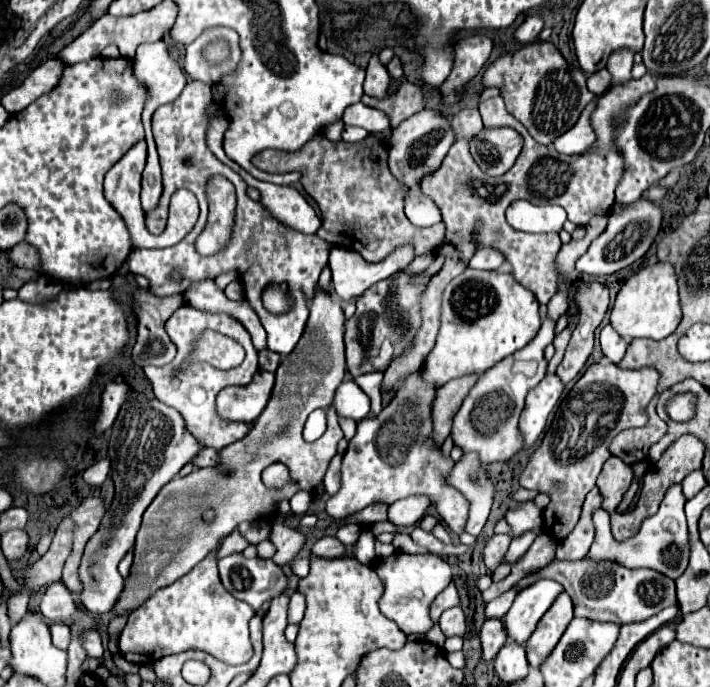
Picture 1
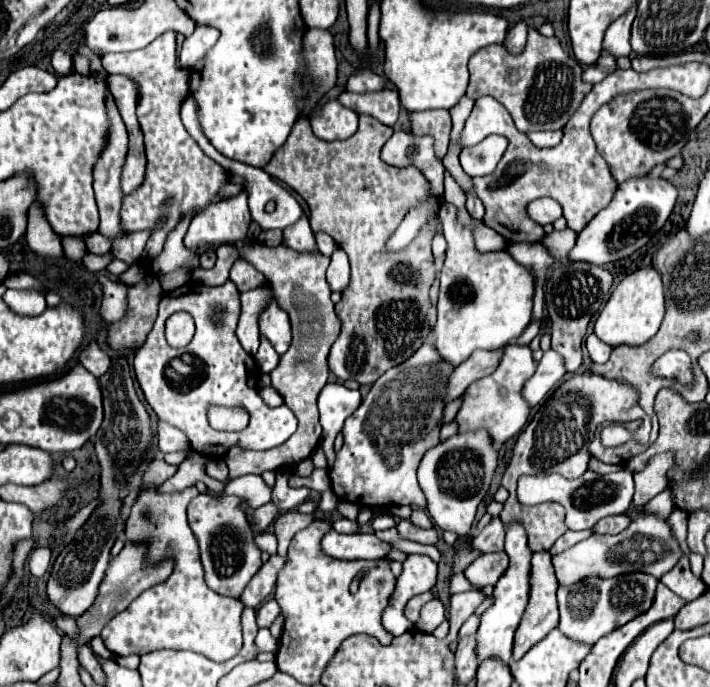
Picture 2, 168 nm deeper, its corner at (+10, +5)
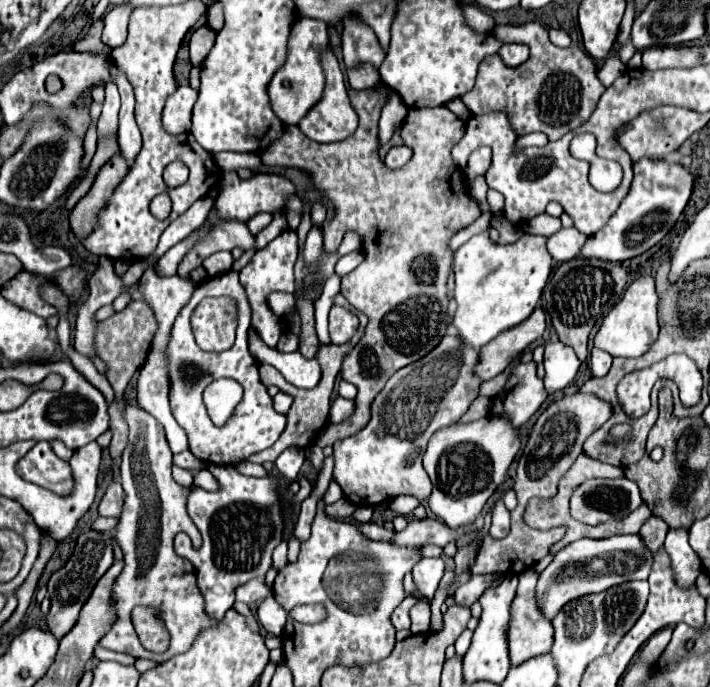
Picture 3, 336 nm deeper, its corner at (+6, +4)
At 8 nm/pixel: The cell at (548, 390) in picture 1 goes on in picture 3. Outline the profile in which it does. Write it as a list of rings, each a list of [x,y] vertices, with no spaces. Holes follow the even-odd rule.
[[[553,342],[545,346],[545,390],[549,394],[563,390],[577,374],[579,370],[579,360],[575,356],[575,352],[561,344],[561,342]]]

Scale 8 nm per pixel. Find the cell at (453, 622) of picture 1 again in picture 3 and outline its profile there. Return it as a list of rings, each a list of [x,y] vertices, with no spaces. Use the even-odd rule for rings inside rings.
[[[421,600],[419,604],[413,606],[413,612],[411,612],[411,632],[413,634],[429,632],[429,618],[431,618],[429,602]]]

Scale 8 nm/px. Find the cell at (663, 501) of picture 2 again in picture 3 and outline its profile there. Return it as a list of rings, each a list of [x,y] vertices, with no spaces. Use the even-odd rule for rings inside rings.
[[[651,516],[643,526],[641,526],[641,538],[645,540],[645,544],[657,552],[661,546],[663,546],[663,540],[665,540],[665,534],[667,534],[669,526],[659,518],[659,516]]]

